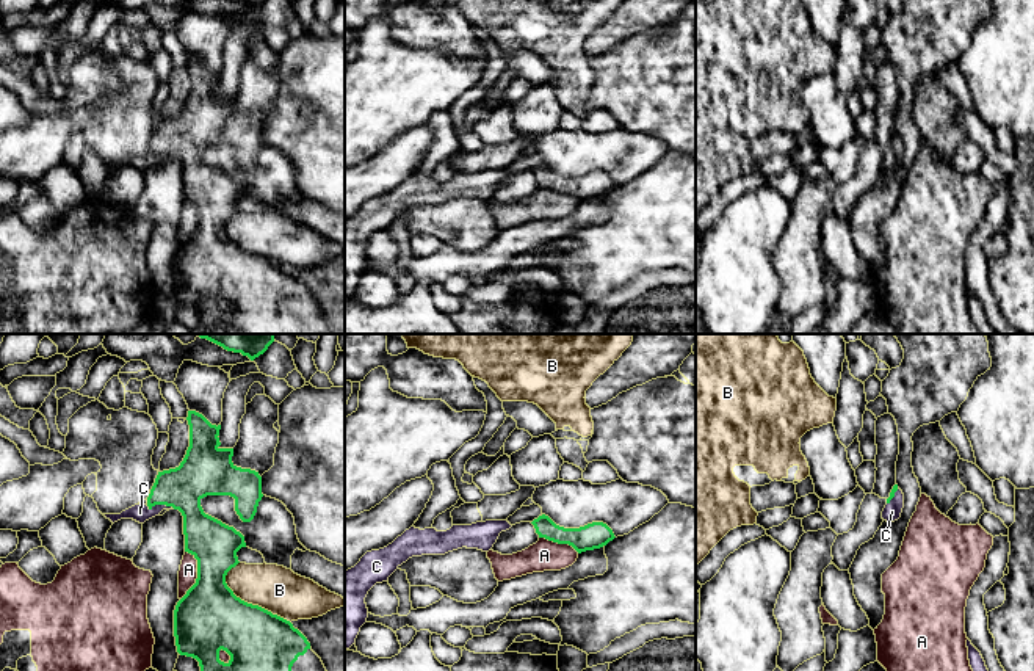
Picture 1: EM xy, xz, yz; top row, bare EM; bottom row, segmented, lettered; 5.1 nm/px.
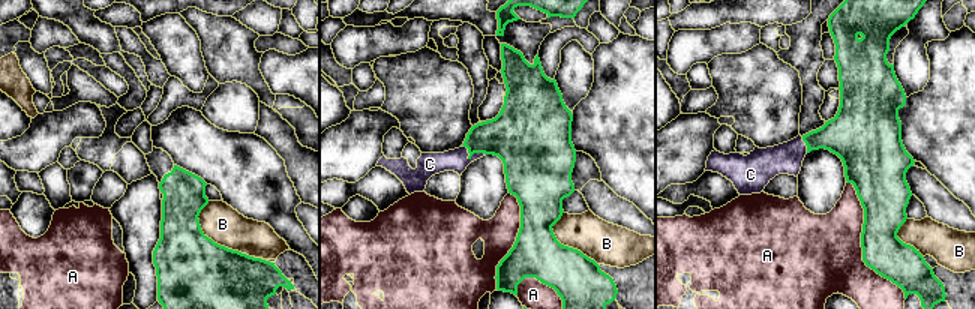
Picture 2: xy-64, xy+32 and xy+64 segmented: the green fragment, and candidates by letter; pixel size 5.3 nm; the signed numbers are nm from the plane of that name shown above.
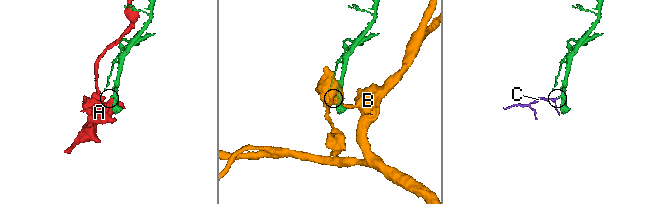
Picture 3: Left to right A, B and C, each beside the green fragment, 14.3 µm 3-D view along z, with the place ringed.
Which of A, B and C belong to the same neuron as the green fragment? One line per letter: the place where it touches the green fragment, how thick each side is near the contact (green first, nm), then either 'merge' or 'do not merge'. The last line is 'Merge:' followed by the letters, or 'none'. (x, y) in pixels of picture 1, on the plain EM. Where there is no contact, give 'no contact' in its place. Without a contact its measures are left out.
A: meets green in xy at (198, 224); 340 nm thick on the green side, 100 nm on the other; do not merge
B: meets green in xy at (251, 253); 340 nm thick on the green side, 240 nm on the other; do not merge
C: meets green in xy at (160, 152); 220 nm thick on the green side, 90 nm on the other; merge
Merge: C

